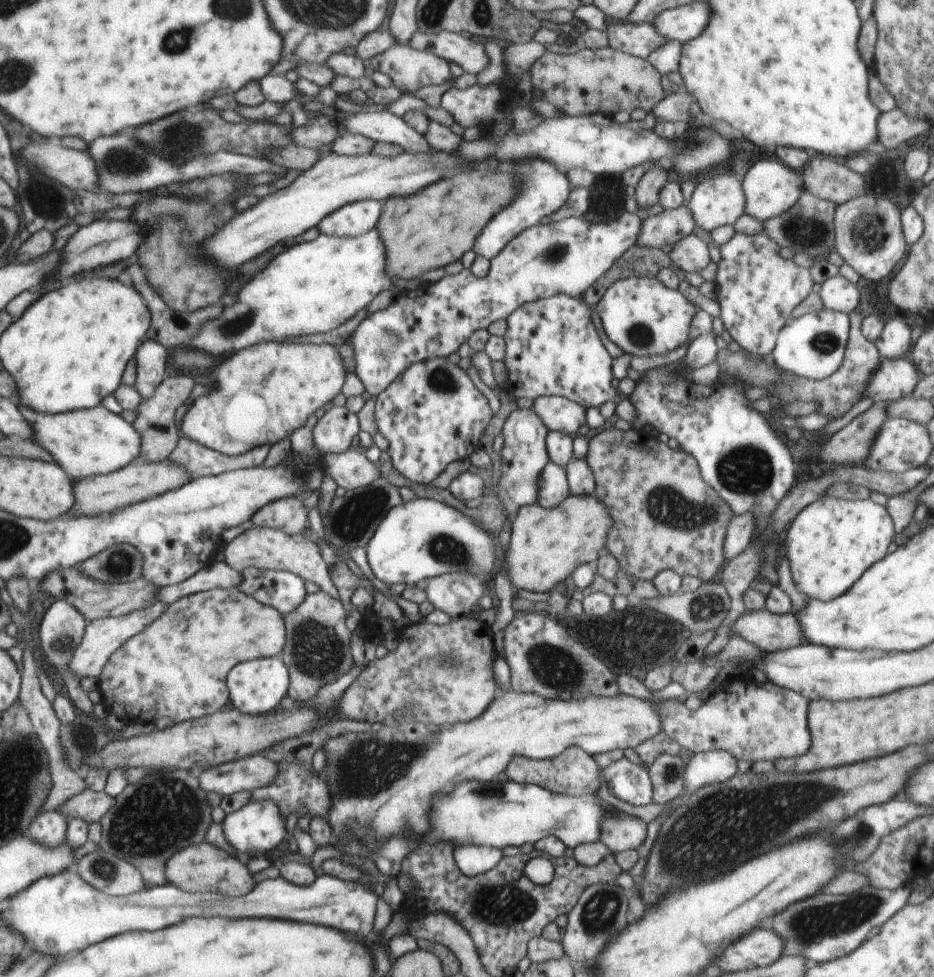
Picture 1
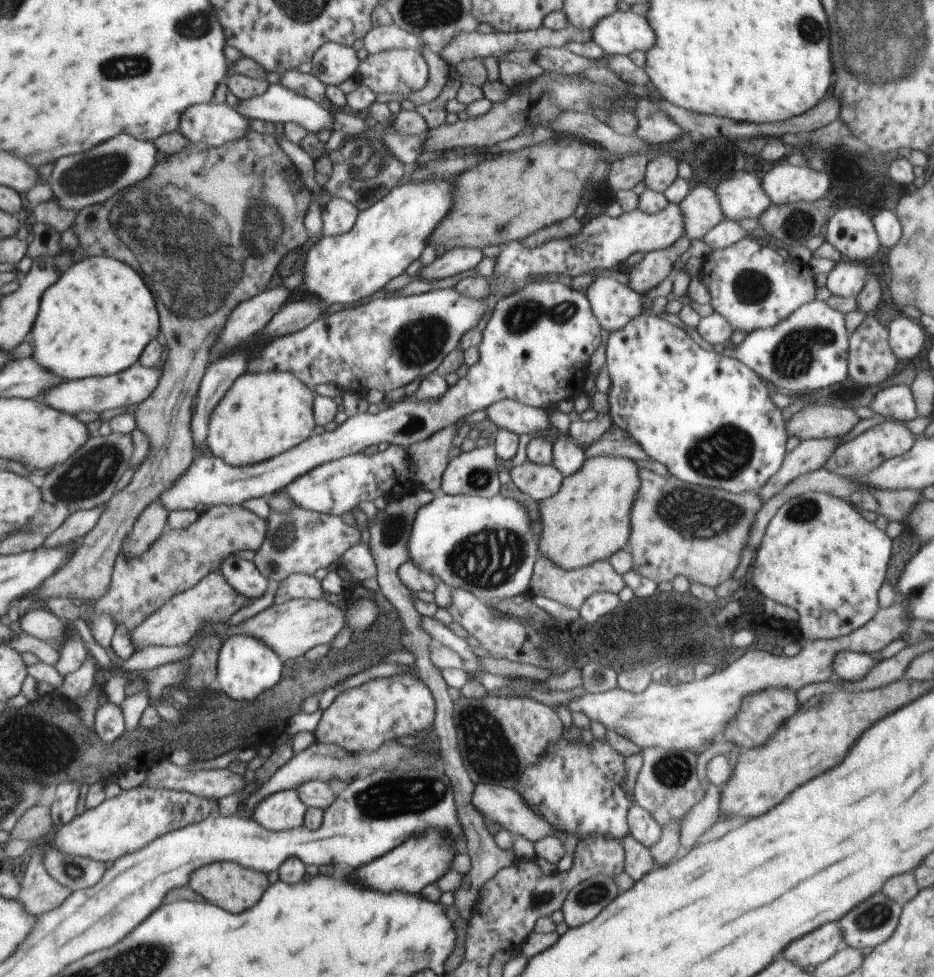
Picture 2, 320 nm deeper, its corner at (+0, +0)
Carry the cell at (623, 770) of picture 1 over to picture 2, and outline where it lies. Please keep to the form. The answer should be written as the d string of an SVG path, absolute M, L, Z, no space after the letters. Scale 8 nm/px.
M636 803L629 810L627 823L630 835L646 848L653 847L660 840L663 828L646 809Z

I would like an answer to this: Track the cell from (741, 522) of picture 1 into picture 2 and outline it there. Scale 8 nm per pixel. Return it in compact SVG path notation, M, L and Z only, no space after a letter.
M840 437L800 441L790 453L785 454L776 474L759 490L763 504L789 482L824 467L840 444Z

